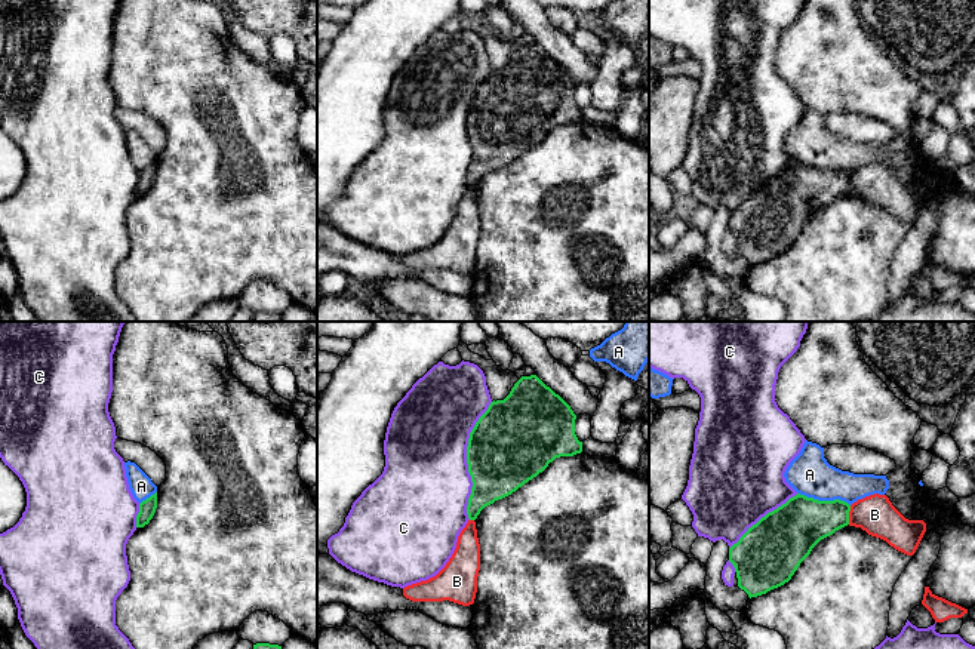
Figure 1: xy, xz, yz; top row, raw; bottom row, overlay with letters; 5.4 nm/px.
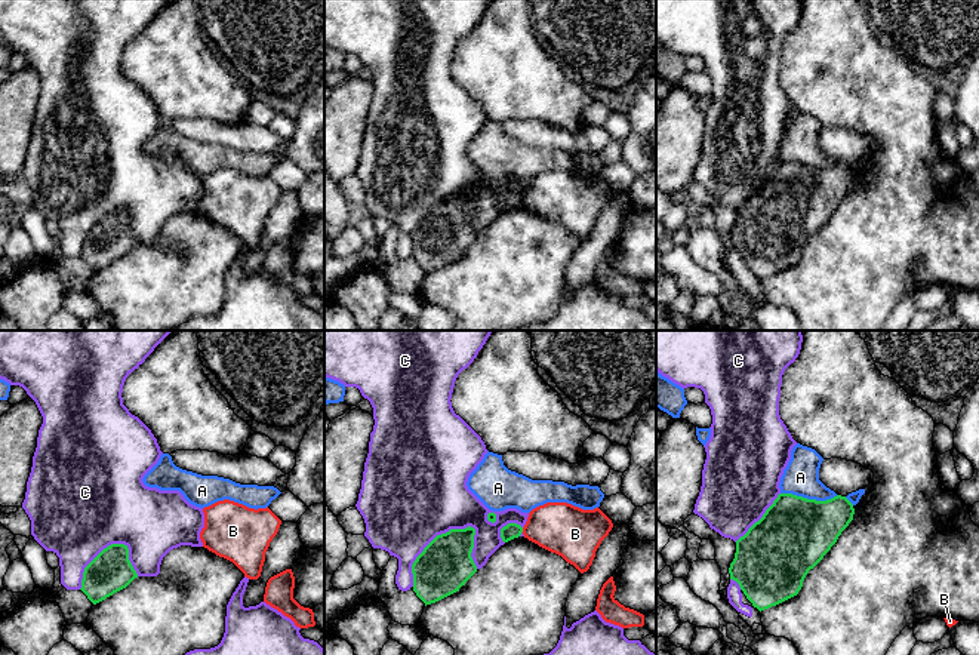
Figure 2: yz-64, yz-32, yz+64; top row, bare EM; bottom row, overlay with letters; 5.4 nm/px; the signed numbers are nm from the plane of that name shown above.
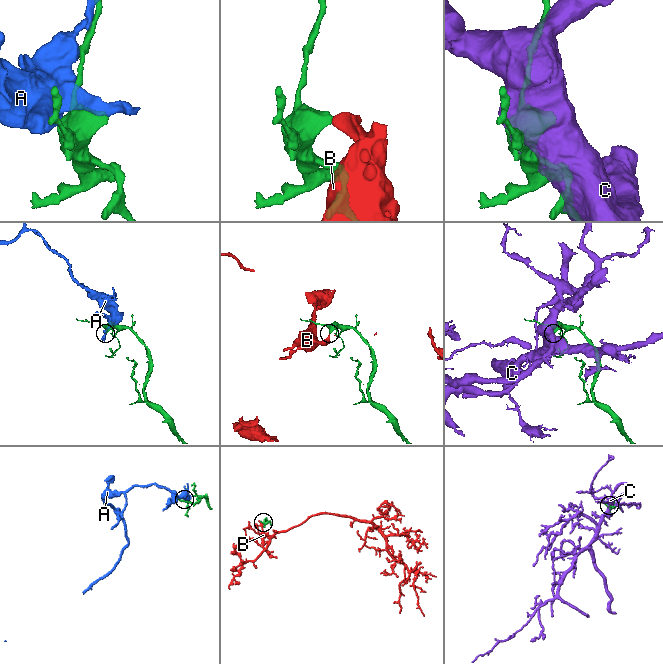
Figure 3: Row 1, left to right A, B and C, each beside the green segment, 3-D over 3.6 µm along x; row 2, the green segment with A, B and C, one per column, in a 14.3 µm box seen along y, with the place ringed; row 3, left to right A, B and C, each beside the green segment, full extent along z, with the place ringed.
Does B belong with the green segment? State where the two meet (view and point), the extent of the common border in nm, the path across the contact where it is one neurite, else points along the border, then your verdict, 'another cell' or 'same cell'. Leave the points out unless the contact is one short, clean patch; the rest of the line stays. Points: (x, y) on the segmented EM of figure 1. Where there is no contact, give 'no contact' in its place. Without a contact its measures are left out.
yz (848, 514) | 110 nm | along yz (851, 506), (848, 523) | another cell

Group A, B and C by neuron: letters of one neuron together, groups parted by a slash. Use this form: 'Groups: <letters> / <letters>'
Groups: A / B / C

